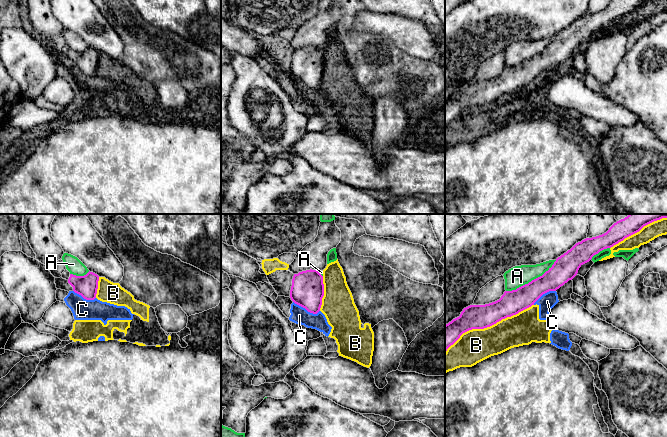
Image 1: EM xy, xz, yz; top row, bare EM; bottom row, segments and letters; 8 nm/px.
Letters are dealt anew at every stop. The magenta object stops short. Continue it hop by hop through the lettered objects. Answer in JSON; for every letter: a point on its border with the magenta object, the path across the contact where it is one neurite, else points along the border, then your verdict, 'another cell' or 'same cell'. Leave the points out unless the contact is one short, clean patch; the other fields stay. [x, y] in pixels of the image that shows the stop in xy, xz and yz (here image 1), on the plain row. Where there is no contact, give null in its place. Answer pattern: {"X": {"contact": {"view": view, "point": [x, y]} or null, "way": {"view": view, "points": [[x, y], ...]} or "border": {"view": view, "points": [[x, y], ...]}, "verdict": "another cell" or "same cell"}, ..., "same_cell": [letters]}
{"A": {"contact": {"view": "yz", "point": [532, 56]}, "verdict": "another cell"}, "B": {"contact": {"view": "yz", "point": [488, 102]}, "verdict": "another cell"}, "C": {"contact": {"view": "xz", "point": [306, 85]}, "border": {"view": "xz", "points": [[293, 77], [310, 88], [317, 89], [319, 87]]}, "verdict": "another cell"}, "same_cell": []}

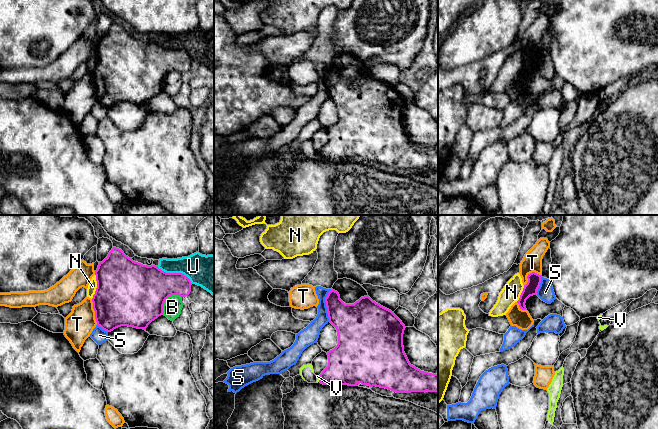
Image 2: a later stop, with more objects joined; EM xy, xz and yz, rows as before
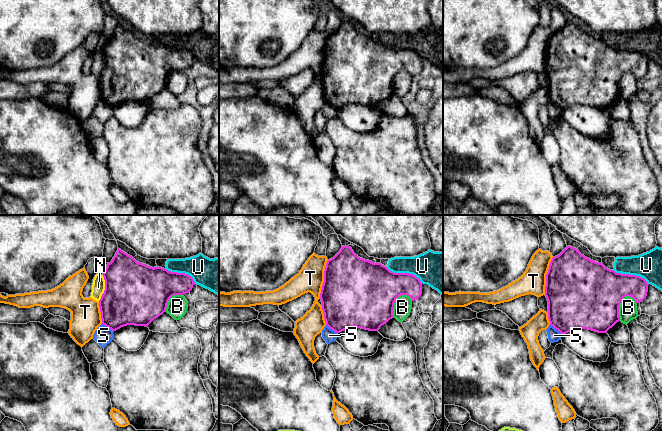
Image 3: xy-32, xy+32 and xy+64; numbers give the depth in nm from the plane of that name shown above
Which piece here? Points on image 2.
{"B": {"contact": {"view": "xy", "point": [166, 74]}, "verdict": "another cell"}, "N": {"contact": {"view": "xy", "point": [97, 62]}, "border": {"view": "xy", "points": [[95, 50], [96, 66], [91, 74]]}, "verdict": "another cell"}, "S": {"contact": {"view": "xz", "point": [326, 81]}, "verdict": "another cell"}, "T": {"contact": {"view": "xy", "point": [95, 88]}, "verdict": "another cell"}, "U": {"contact": {"view": "xy", "point": [175, 49]}, "verdict": "another cell"}, "V": {"contact": {"view": "xz", "point": [319, 155]}, "border": {"view": "xz", "points": [[318, 153], [319, 157]]}, "verdict": "another cell"}, "same_cell": []}

